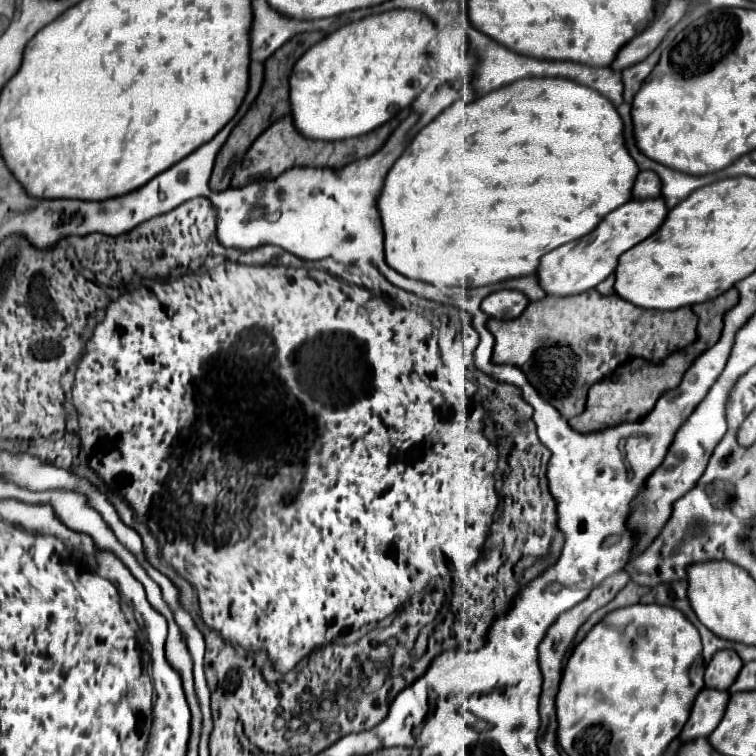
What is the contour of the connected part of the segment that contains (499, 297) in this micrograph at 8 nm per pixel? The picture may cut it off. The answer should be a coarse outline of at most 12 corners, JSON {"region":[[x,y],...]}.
{"region":[[496,291],[480,309],[516,319],[530,301],[520,291]]}

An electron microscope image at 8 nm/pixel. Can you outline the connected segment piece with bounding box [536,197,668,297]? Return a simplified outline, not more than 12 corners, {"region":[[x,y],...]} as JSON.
{"region":[[630,199],[540,259],[546,295],[594,289],[664,221],[664,199]]}

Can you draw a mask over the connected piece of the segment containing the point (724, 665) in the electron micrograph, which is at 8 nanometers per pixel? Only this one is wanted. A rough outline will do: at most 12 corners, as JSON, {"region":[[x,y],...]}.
{"region":[[722,649],[704,675],[706,687],[726,691],[742,669],[738,653]]}

